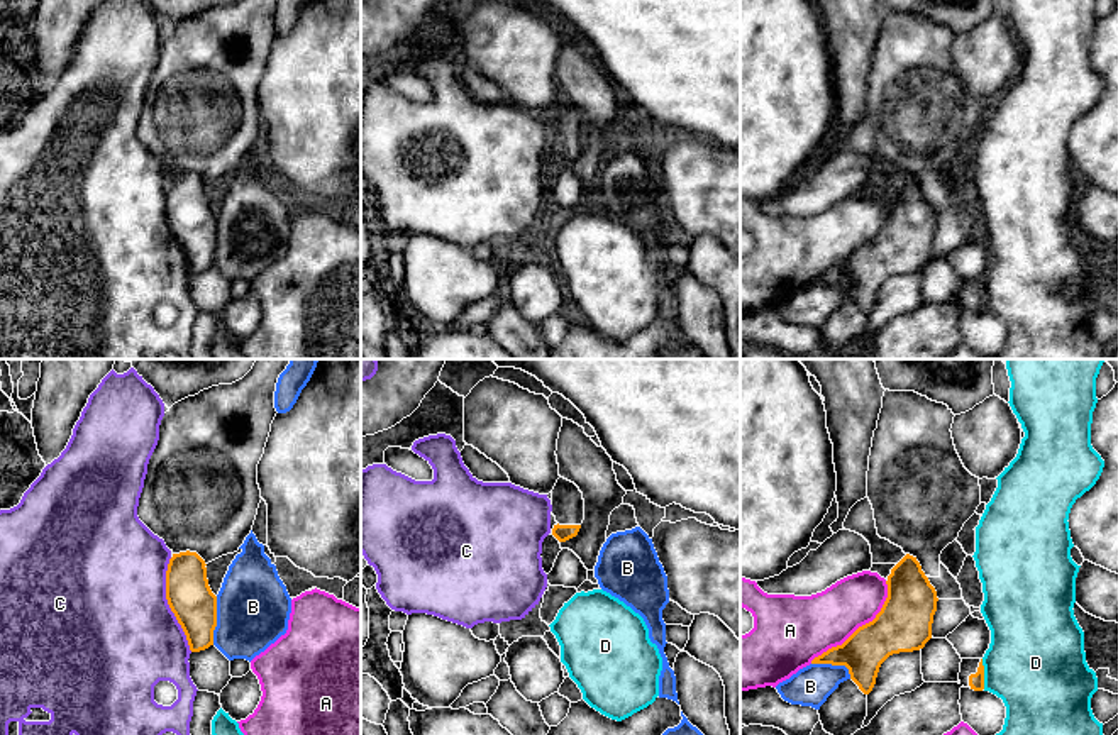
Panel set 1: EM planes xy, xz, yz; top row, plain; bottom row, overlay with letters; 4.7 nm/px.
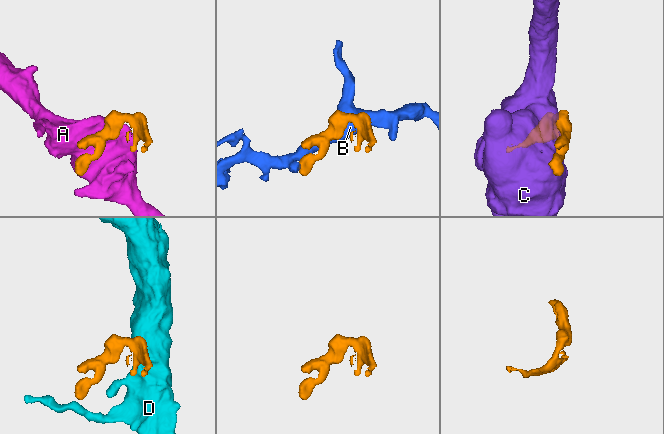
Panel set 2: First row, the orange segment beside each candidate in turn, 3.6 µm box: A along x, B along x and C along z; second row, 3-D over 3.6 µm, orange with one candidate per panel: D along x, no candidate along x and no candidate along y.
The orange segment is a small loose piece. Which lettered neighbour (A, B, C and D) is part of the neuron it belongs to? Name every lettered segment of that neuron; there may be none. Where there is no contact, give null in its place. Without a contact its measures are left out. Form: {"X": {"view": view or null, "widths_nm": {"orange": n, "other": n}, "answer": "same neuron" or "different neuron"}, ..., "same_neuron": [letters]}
{"A": {"view": "yz", "widths_nm": {"orange": 260, "other": 280}, "answer": "different neuron"}, "B": {"view": "xy", "widths_nm": {"orange": 220, "other": 360}, "answer": "different neuron"}, "C": {"view": "xy", "widths_nm": {"orange": 220, "other": 500}, "answer": "different neuron"}, "D": {"view": "yz", "widths_nm": {"orange": 80, "other": 460}, "answer": "different neuron"}, "same_neuron": []}

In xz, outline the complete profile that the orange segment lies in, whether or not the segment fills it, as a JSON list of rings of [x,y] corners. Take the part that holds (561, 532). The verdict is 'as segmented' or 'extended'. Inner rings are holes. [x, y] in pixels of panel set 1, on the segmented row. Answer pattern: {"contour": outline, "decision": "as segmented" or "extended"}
{"contour": [[[559,478],[552,489],[552,515],[557,522],[552,535],[559,542],[578,535],[584,520],[584,500],[579,488],[564,478]]], "decision": "extended"}

